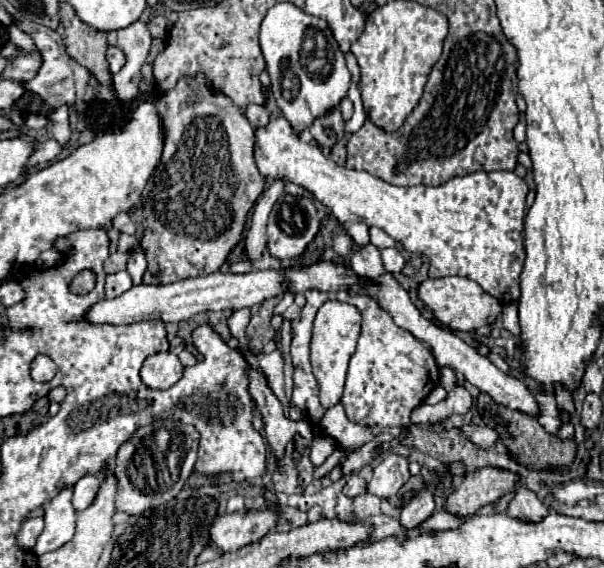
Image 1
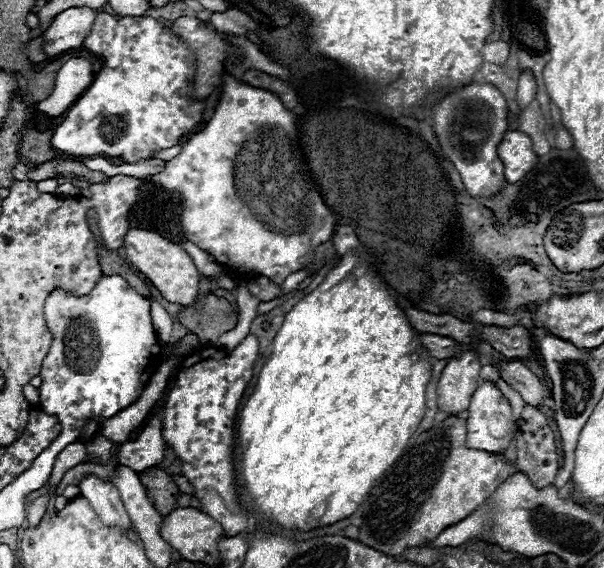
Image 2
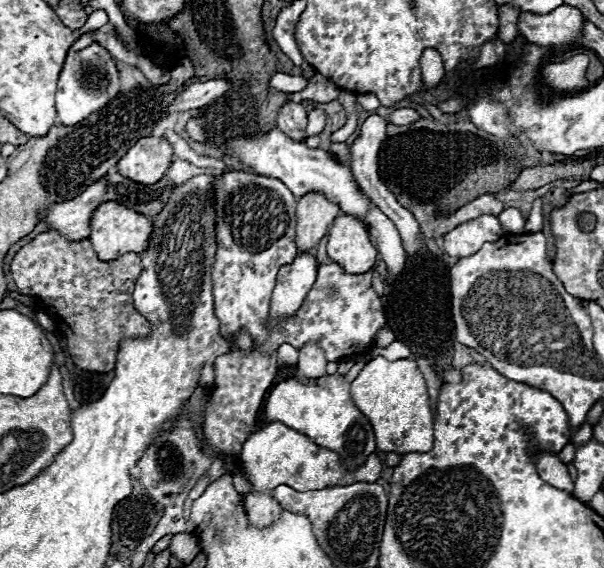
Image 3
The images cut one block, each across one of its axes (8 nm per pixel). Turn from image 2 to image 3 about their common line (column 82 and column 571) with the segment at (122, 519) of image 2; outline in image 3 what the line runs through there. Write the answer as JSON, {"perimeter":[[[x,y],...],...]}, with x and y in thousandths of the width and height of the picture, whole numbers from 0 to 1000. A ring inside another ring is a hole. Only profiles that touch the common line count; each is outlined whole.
{"perimeter":[[[891,796],[887,799],[887,824],[891,824],[891,835],[894,835],[894,842],[901,849],[907,849],[921,863],[930,863],[930,866],[944,870],[947,877],[954,877],[954,870],[950,870],[950,849],[940,838],[937,817],[927,813],[924,803],[904,799],[904,796]]]}

